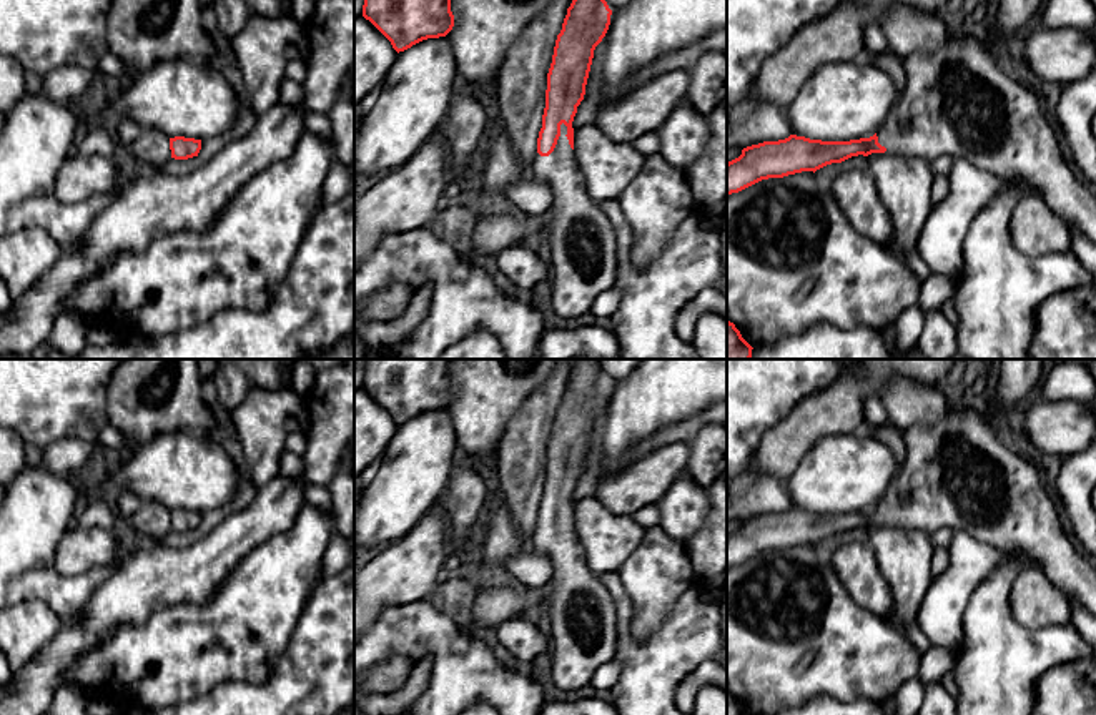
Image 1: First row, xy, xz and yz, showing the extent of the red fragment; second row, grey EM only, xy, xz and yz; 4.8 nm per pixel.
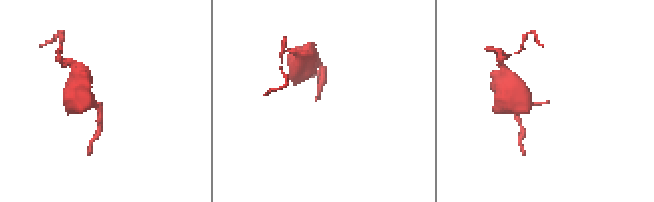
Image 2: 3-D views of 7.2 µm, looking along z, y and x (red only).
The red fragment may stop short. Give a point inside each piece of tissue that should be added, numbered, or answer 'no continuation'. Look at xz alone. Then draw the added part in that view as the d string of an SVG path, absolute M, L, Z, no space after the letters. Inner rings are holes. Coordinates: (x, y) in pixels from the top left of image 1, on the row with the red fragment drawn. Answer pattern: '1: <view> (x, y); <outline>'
1: xz (579, 241); M560 125L560 136L549 156L537 151L532 158L532 176L546 181L552 190L549 206L550 221L541 238L552 278L552 309L562 323L589 313L595 299L614 288L617 278L615 231L597 201L585 191L575 151L567 140L567 126Z

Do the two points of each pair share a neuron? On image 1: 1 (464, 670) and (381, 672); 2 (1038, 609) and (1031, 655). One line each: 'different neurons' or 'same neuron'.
1: different neurons
2: different neurons

